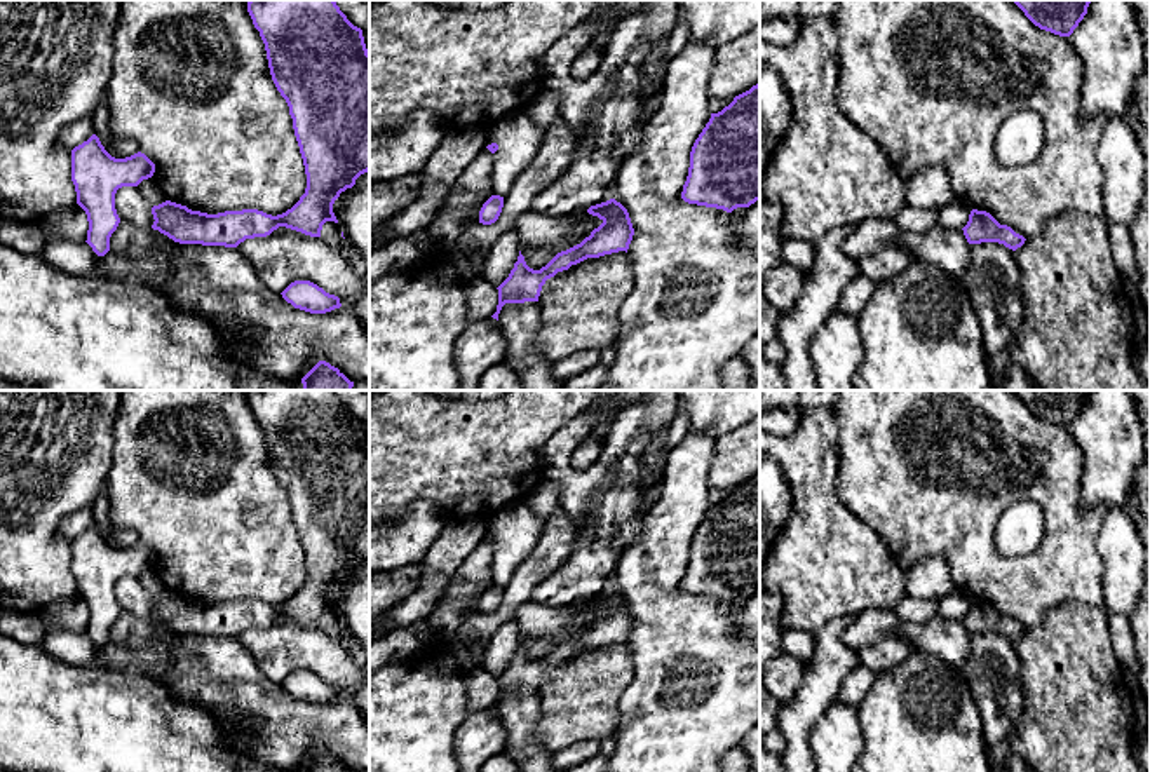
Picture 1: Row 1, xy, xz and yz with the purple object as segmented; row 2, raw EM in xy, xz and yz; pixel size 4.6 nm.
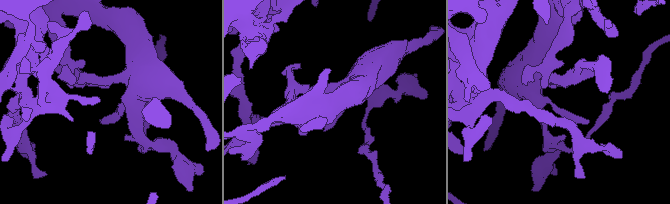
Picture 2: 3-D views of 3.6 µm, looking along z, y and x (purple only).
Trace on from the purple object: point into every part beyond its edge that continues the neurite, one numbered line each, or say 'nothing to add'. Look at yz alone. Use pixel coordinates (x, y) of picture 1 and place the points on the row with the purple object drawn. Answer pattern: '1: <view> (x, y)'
nothing to add

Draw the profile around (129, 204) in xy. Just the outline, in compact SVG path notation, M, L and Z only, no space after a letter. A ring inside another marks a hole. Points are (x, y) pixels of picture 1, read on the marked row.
M122 186L115 193L115 209L120 221L129 221L136 230L145 230L152 240L160 246L176 244L167 235L153 230L152 206L141 197L136 186Z

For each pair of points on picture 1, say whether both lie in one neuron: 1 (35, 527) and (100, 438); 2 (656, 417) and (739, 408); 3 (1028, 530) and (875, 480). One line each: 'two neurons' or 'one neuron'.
1: one neuron
2: two neurons
3: two neurons

